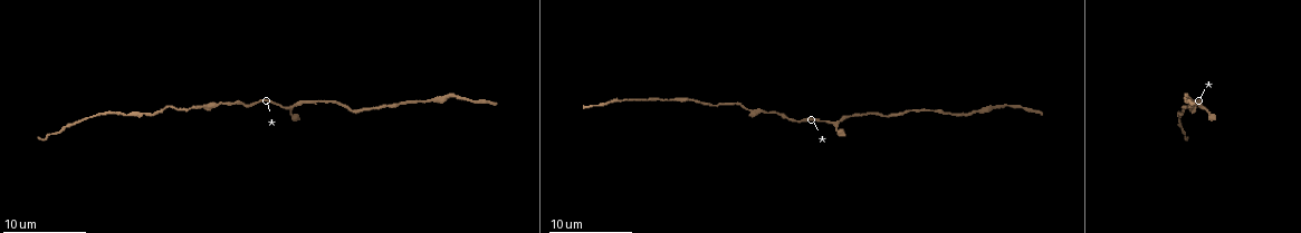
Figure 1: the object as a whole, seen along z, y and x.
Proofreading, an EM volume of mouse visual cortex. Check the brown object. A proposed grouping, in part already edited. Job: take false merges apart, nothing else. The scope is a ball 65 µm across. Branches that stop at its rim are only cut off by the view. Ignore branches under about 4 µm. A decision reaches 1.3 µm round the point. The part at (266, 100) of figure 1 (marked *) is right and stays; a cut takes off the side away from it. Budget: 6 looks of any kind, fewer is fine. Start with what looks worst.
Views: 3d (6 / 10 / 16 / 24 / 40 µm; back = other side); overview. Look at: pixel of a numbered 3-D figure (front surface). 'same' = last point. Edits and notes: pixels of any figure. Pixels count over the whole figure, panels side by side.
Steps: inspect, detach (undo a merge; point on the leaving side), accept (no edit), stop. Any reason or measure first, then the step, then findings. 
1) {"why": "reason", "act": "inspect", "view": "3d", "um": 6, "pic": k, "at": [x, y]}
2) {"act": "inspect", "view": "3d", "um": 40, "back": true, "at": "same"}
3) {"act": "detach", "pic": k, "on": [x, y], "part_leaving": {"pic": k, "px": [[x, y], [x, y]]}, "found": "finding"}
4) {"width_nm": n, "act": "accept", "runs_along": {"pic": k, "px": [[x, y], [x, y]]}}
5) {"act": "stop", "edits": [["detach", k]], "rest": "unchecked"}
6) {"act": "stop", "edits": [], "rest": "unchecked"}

{"act": "inspect", "view": "3d", "um": 10, "pic": 1, "at": [831, 121]}

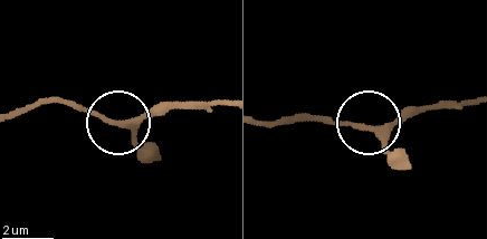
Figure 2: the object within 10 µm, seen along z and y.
{"why": "zoom in", "act": "inspect", "view": "3d", "um": 6, "pic": 2, "at": [367, 127]}

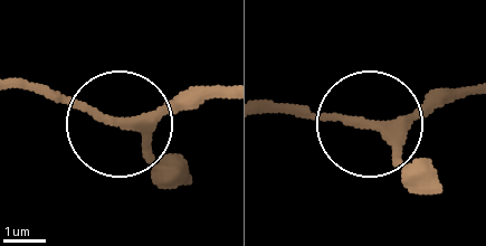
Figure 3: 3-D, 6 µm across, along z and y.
{"act": "accept", "runs_along": {"pic": 3, "px": [[272, 109], [396, 120], [456, 91]]}, "found": "one neuron here"}

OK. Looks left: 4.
{"why": "thick turns thin", "act": "inspect", "view": "3d", "um": 10, "pic": 1, "at": [199, 105]}

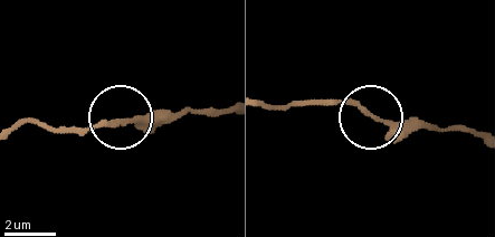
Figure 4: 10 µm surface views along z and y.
{"act": "inspect", "view": "3d", "um": 10, "back": true, "pic": 4, "at": [376, 118]}

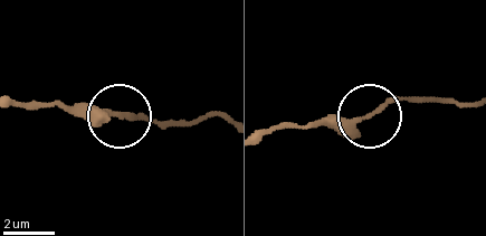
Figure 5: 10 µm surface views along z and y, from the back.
{"act": "accept", "runs_along": {"pic": 5, "px": [[16, 107], [105, 107], [144, 121], [173, 121]]}, "found": "continuous, no second neuron"}

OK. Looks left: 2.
{"why": "thick turns thin", "act": "inspect", "view": "3d", "um": 6, "pic": 1, "at": [671, 98]}

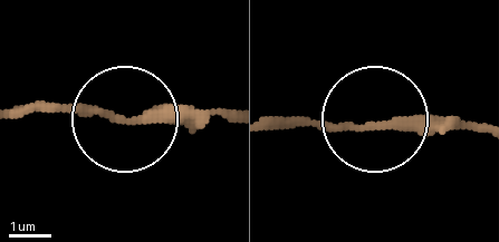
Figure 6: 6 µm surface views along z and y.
{"width_nm": 200, "act": "accept", "runs_along": {"pic": 6, "px": [[471, 131], [268, 119]]}, "found": "one neuron here"}

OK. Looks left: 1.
{"act": "stop", "edits": [], "rest": "unchecked"}

